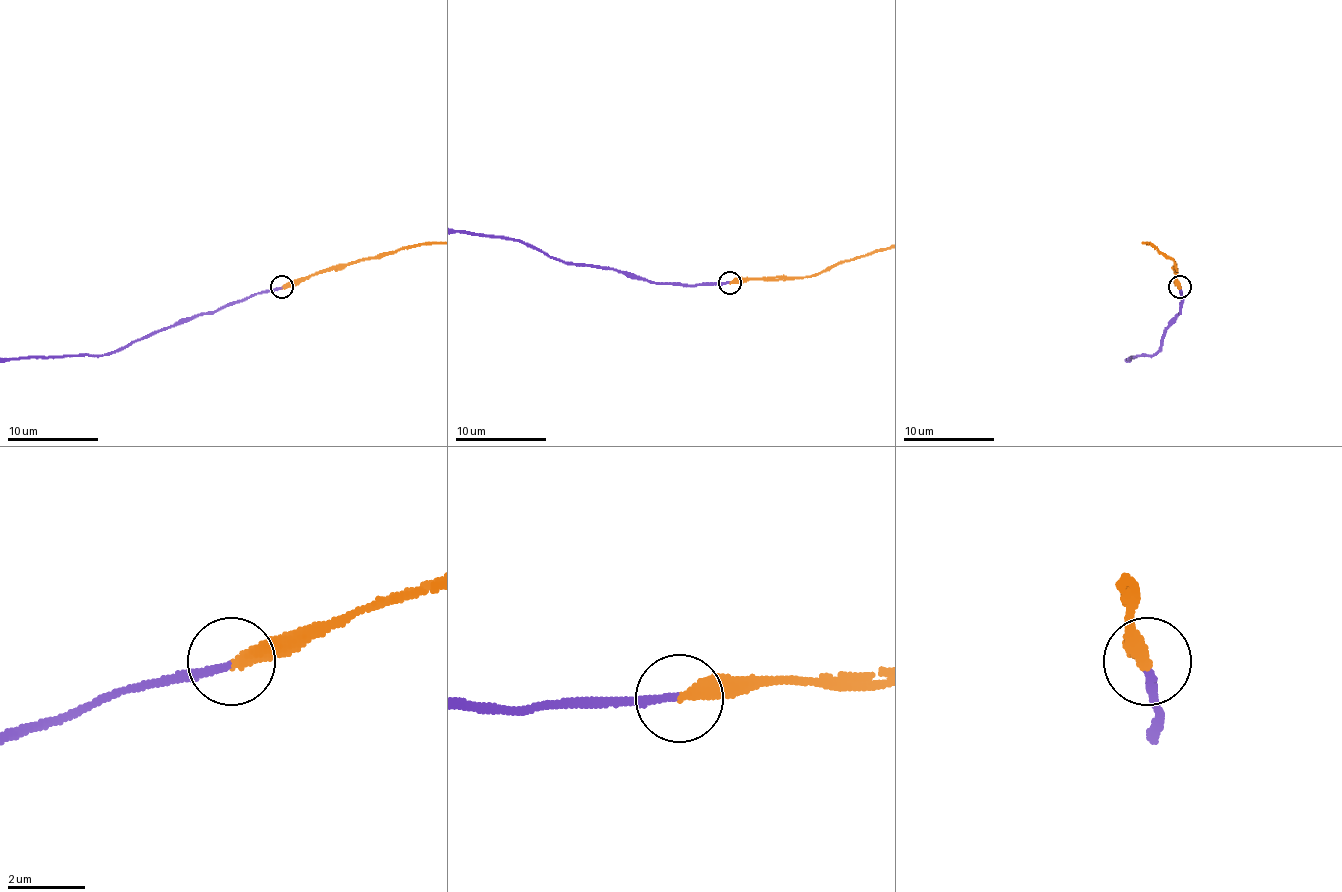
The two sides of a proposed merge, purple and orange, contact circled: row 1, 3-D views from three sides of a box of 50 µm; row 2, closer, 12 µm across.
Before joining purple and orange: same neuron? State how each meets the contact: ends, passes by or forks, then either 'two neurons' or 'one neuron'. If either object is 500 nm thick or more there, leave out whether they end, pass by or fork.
purple ends | orange ends | one neuron

